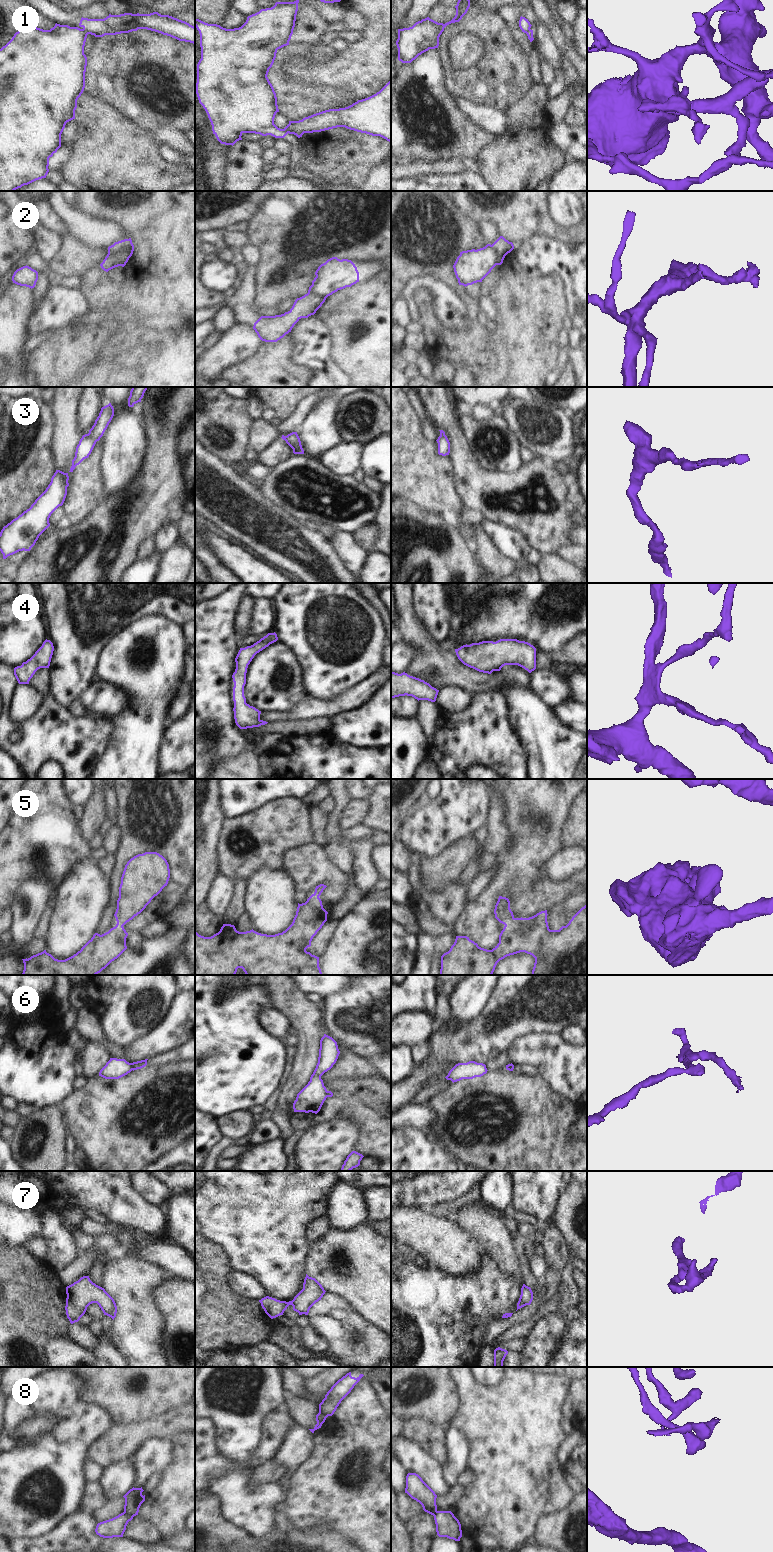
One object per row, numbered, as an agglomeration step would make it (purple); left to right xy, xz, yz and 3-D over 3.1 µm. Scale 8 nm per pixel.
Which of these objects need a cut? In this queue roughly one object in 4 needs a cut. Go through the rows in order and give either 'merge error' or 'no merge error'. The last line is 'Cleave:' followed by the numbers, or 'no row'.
1: merge error
2: merge error
3: no merge error
4: no merge error
5: no merge error
6: merge error
7: no merge error
8: merge error
Cleave: 1, 2, 6, 8

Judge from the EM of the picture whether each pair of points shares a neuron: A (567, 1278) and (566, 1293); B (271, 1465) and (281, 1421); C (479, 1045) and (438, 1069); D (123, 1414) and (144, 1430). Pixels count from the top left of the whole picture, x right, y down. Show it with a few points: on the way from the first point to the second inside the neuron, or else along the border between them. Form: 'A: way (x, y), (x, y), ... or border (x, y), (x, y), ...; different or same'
A: way (566, 1282), (566, 1289); same
B: border (274, 1456), (266, 1459), (256, 1467); different
C: way (469, 1045), (462, 1045), (448, 1059); same
D: border (155, 1416), (147, 1420), (112, 1423); different

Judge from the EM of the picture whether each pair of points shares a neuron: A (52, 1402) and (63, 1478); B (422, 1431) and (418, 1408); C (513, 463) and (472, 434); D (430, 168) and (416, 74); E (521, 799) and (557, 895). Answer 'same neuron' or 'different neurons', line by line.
A: same neuron
B: different neurons
C: same neuron
D: different neurons
E: same neuron

